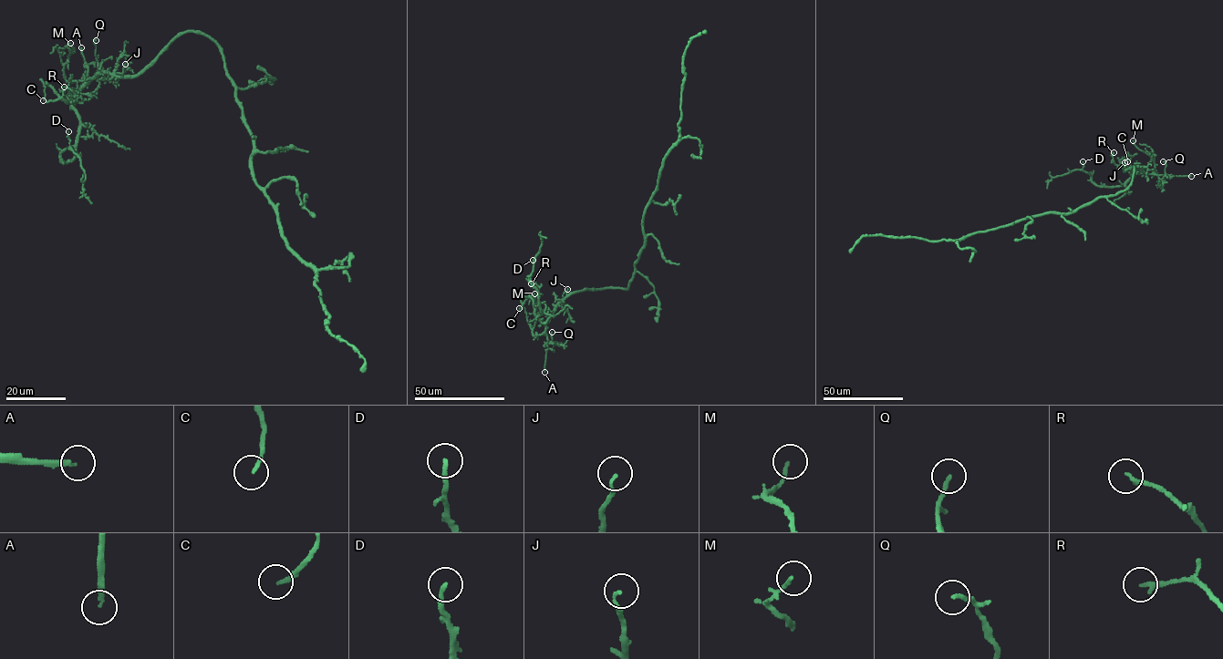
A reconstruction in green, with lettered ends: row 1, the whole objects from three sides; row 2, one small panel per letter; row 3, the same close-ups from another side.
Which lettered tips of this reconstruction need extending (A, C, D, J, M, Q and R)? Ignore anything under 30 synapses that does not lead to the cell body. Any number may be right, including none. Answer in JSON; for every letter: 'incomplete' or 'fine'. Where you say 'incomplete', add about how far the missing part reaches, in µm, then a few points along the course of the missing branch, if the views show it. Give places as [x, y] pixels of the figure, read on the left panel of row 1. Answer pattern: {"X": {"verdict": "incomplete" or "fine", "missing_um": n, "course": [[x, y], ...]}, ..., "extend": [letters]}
{"A": {"verdict": "incomplete", "missing_um": 140}, "C": {"verdict": "fine"}, "D": {"verdict": "fine"}, "J": {"verdict": "fine"}, "M": {"verdict": "fine"}, "Q": {"verdict": "fine"}, "R": {"verdict": "fine"}, "extend": ["A"]}

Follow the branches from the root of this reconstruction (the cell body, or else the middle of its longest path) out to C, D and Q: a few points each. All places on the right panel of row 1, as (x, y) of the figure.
C: (1092, 200), (1125, 190), (1134, 166), (1124, 169), (1144, 172), (1120, 161), (1132, 156), (1127, 161)
D: (1092, 200), (1125, 190), (1134, 166), (1124, 169), (1144, 172), (1120, 185), (1100, 186), (1083, 161)
Q: (1092, 200), (1124, 191), (1132, 181), (1134, 166), (1124, 171), (1134, 167), (1162, 179), (1165, 166), (1163, 161)

